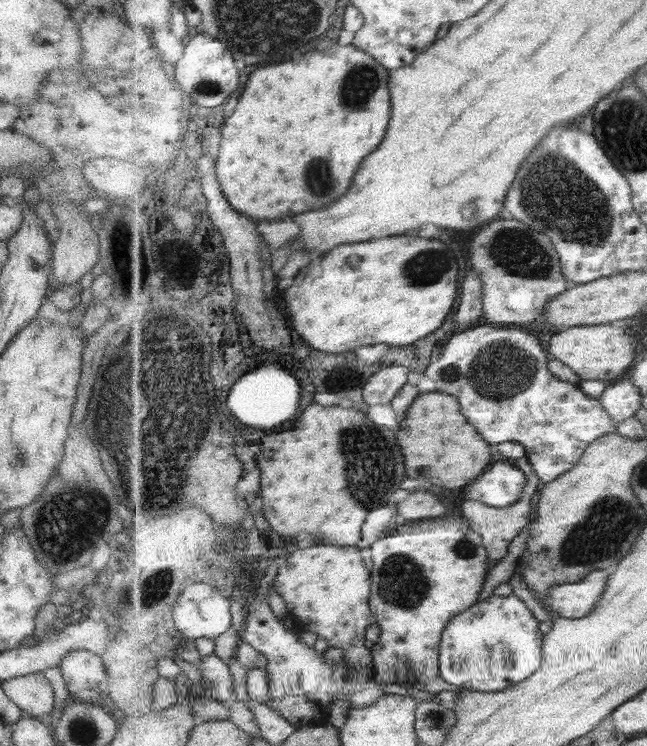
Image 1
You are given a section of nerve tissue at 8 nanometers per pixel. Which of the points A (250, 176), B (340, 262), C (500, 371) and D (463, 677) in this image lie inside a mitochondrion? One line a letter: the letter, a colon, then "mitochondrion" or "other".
A: other
B: other
C: mitochondrion
D: other

